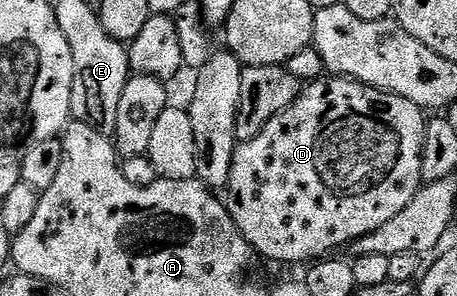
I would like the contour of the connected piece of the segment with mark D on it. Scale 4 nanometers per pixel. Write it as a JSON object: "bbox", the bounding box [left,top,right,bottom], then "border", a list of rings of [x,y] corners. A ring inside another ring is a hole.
{"bbox":[224,74,427,266],"border":[[[326,74],[321,80],[309,81],[299,91],[296,99],[280,114],[276,114],[276,118],[272,118],[272,122],[268,122],[268,126],[264,126],[264,130],[256,134],[256,138],[239,143],[232,158],[232,174],[228,191],[225,193],[227,196],[224,196],[226,209],[230,211],[230,217],[236,222],[240,234],[249,242],[251,249],[257,255],[259,252],[266,260],[275,260],[278,264],[306,266],[311,262],[333,257],[337,253],[334,252],[337,248],[349,249],[350,244],[364,238],[364,234],[372,234],[374,230],[380,230],[391,218],[396,218],[396,214],[400,214],[400,210],[404,210],[408,202],[412,202],[412,198],[424,183],[420,162],[424,150],[427,119],[427,113],[412,102],[408,102],[408,98],[400,98],[391,92],[382,92],[378,88],[362,84],[359,80]]]}

